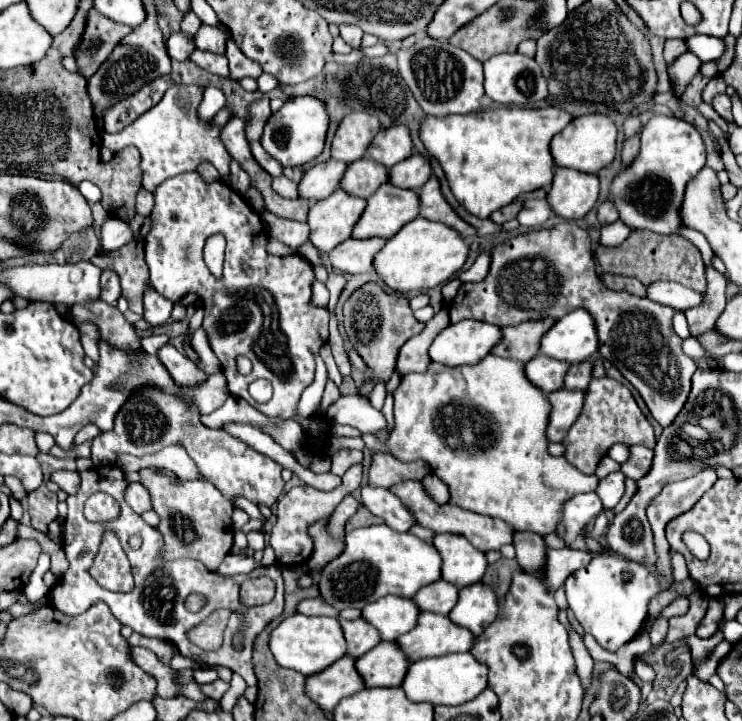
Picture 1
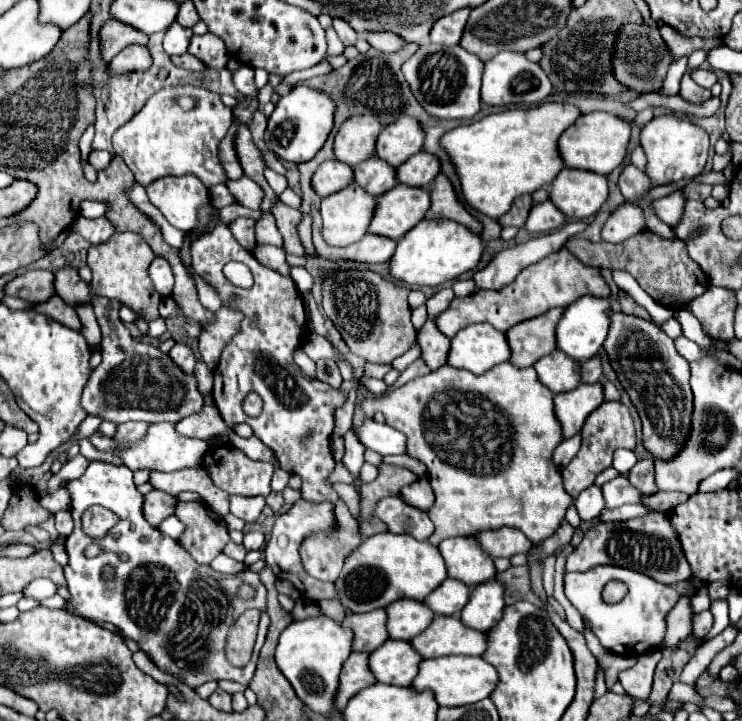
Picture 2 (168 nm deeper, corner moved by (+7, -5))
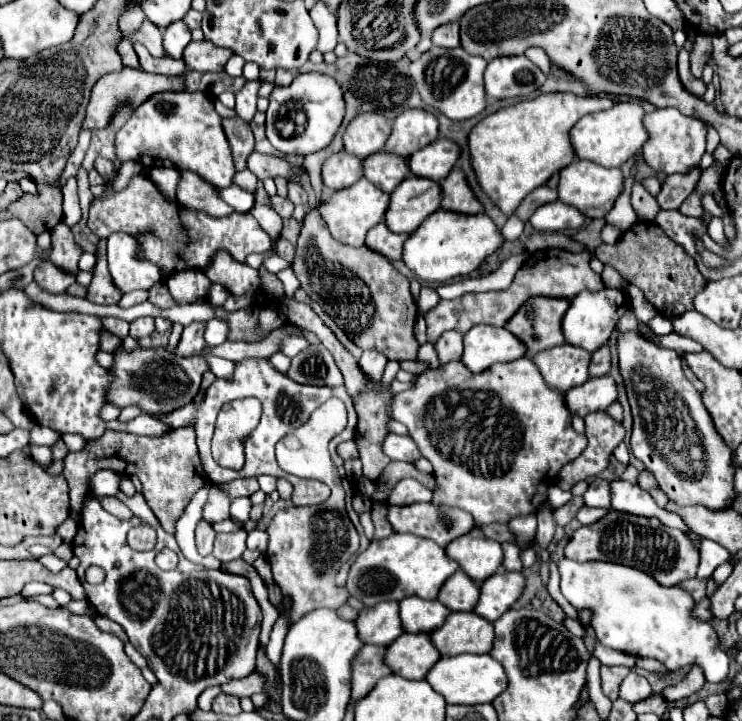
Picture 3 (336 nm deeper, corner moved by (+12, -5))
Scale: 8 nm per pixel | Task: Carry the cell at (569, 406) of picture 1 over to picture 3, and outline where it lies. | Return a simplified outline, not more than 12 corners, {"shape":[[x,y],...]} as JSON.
{"shape":[[610,375],[588,379],[566,393],[572,415],[586,417],[616,401]]}

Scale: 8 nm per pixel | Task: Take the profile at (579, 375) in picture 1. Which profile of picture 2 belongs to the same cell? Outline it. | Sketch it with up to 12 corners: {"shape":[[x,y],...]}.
{"shape":[[591,357],[581,367],[581,381],[597,383],[603,379],[599,357]]}

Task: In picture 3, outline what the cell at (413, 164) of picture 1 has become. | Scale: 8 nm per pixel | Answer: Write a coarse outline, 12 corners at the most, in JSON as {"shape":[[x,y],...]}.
{"shape":[[436,139],[410,157],[414,177],[442,181],[460,149]]}

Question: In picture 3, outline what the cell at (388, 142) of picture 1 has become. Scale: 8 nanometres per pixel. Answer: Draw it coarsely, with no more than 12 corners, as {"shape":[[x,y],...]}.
{"shape":[[430,111],[394,119],[386,153],[410,157],[438,137]]}

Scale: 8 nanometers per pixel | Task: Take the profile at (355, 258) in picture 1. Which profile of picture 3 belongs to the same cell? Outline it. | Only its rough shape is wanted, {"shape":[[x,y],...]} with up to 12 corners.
{"shape":[[384,223],[366,235],[366,247],[400,259],[408,235],[388,231]]}

